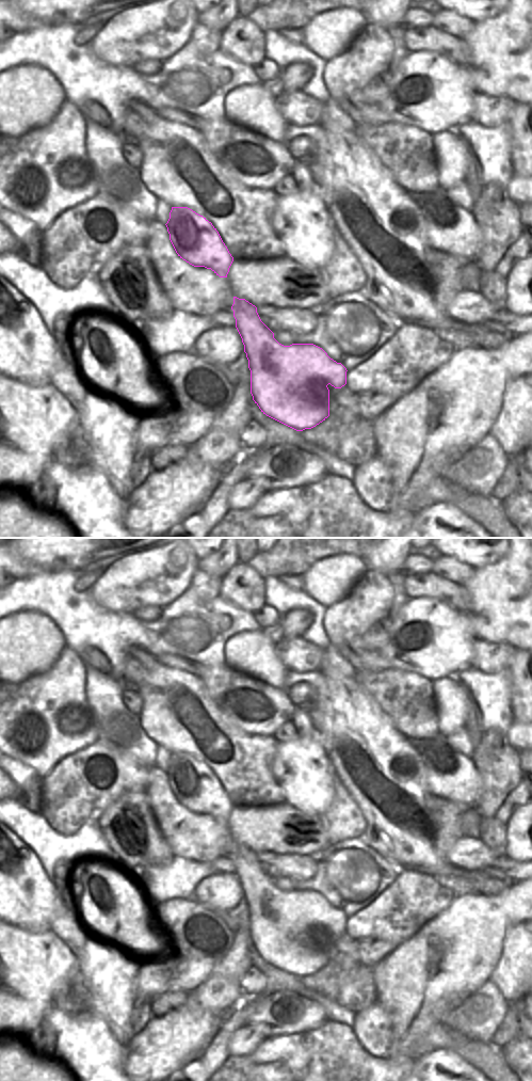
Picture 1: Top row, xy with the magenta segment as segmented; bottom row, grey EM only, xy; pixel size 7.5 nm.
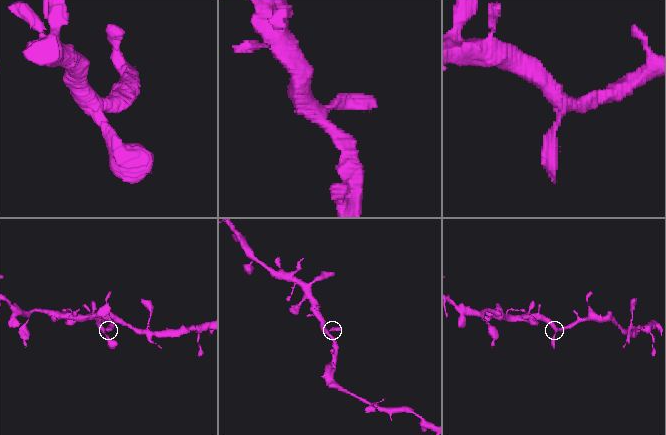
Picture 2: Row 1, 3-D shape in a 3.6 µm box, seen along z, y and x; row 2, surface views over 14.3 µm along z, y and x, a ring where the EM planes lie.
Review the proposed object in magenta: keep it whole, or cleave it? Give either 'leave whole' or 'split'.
leave whole

